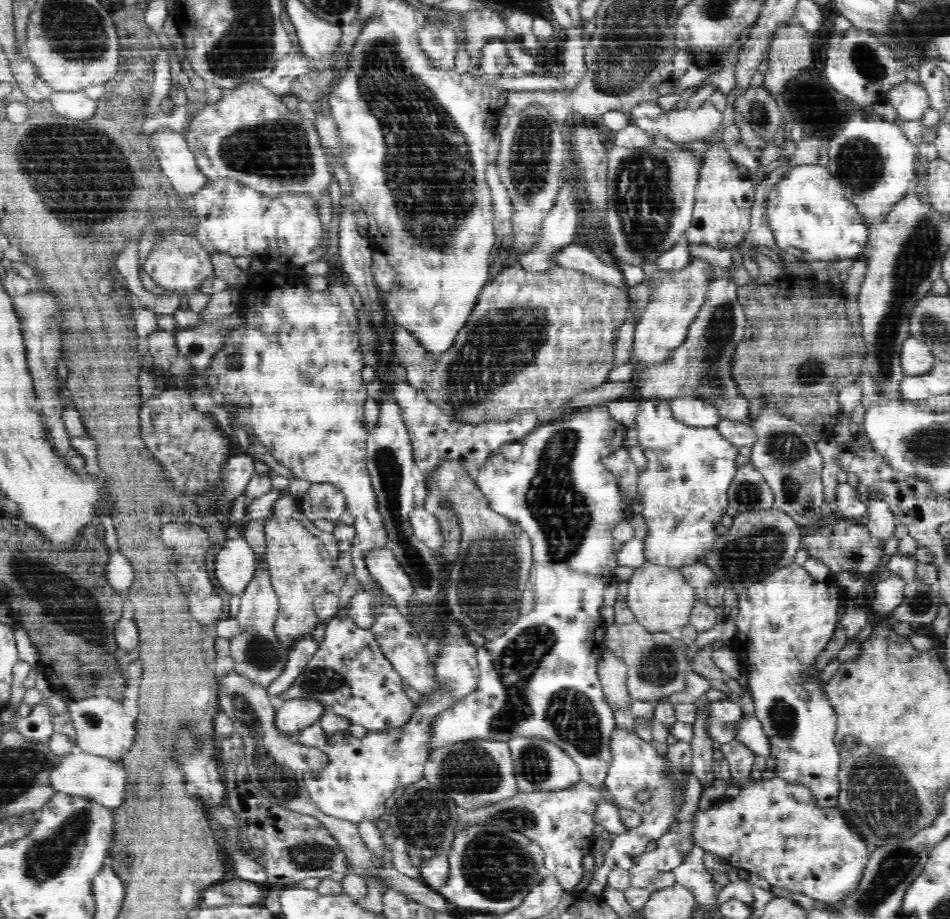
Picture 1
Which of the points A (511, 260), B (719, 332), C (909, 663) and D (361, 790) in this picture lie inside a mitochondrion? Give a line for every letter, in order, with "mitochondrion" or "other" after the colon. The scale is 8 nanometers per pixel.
A: other
B: mitochondrion
C: other
D: other

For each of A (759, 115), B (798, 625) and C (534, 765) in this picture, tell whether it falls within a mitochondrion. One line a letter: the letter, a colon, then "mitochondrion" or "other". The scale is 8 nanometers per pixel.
A: mitochondrion
B: other
C: mitochondrion

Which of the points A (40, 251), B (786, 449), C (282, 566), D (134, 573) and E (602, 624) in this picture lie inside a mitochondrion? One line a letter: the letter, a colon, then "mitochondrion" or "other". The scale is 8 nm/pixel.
A: other
B: mitochondrion
C: other
D: other
E: other

